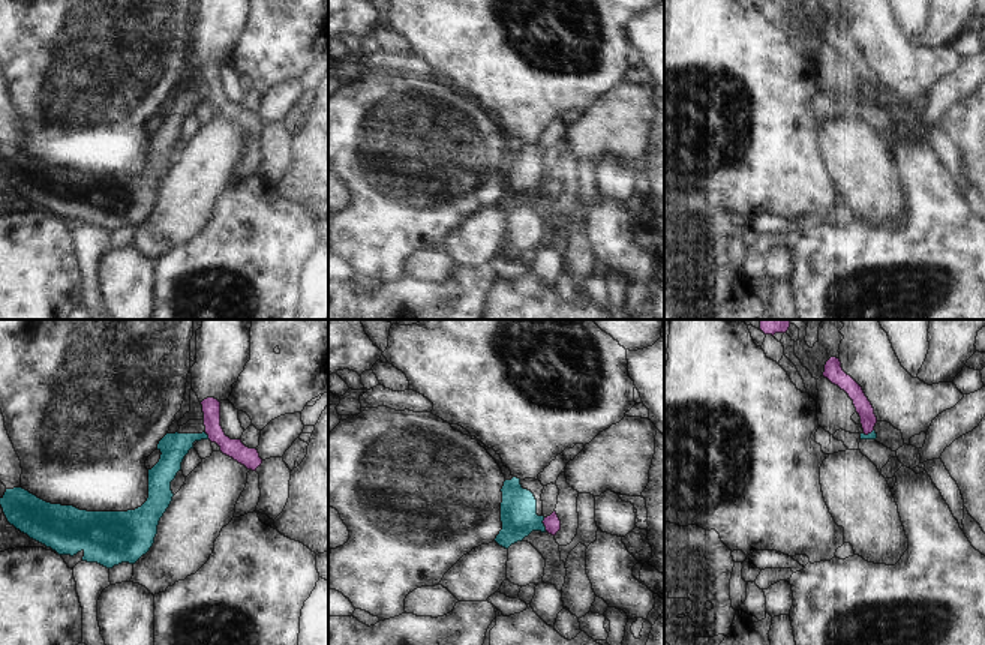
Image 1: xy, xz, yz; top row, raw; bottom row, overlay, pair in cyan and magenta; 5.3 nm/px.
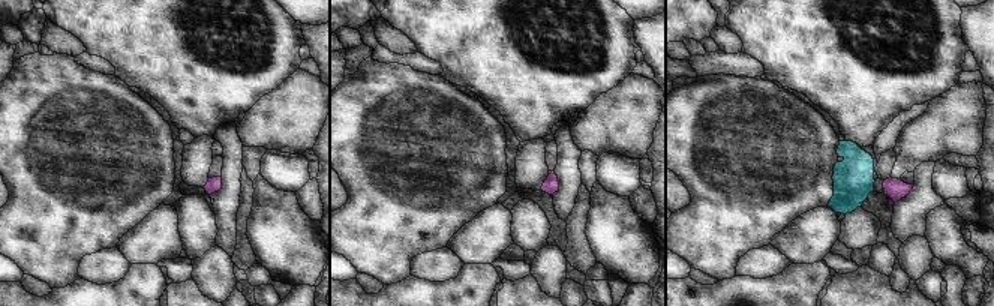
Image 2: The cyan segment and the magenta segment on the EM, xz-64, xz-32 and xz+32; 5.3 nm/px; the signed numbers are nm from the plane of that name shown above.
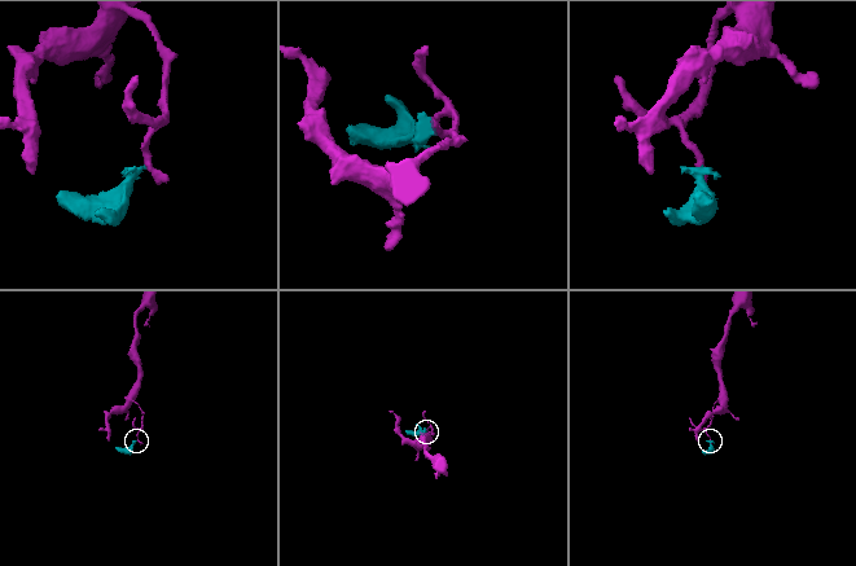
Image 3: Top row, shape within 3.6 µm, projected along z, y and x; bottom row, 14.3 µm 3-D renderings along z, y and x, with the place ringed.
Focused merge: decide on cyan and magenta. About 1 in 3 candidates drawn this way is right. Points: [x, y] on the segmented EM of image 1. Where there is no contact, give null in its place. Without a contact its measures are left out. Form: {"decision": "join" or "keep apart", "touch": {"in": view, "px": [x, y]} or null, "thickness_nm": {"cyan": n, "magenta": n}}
{"decision": "keep apart", "touch": {"in": "xz", "px": [543, 524]}, "thickness_nm": {"cyan": 200, "magenta": 90}}

